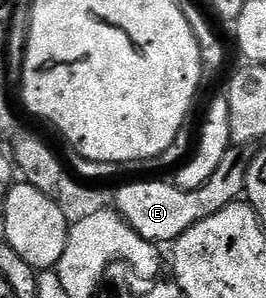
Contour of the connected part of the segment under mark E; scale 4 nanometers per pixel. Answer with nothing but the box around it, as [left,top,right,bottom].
[114,146,249,246]

